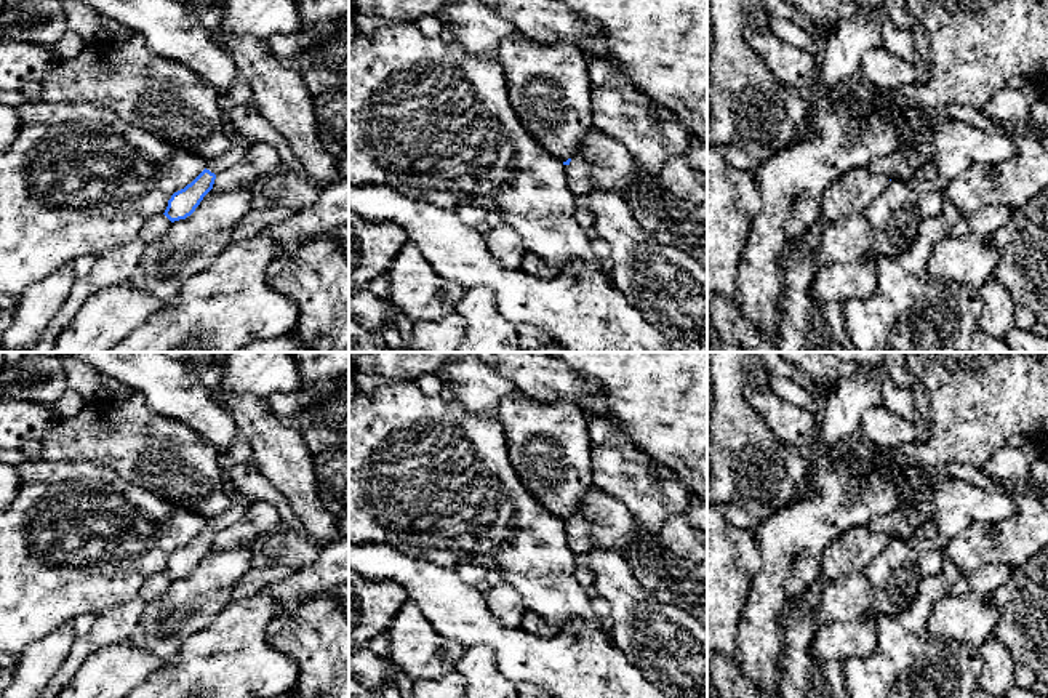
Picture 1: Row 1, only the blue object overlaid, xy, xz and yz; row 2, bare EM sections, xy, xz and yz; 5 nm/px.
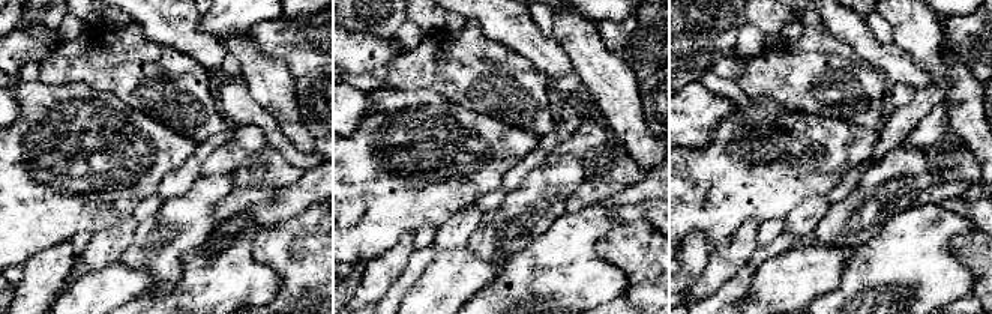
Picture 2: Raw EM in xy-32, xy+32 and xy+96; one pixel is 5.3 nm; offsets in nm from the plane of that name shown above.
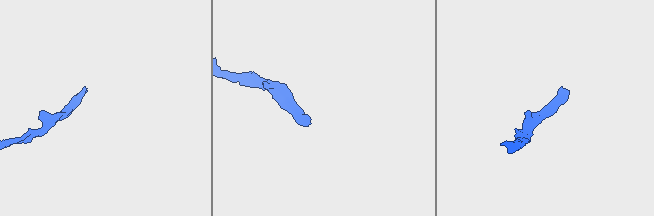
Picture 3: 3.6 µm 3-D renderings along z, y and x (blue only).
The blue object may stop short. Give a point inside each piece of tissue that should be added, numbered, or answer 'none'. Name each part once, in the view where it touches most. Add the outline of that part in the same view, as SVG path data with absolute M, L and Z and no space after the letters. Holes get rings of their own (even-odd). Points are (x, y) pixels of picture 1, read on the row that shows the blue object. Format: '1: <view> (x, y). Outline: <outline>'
1: xy (240, 144). Outline: M230 133L230 136L232 136L232 147L222 155L206 162L206 170L214 173L216 176L224 170L227 170L229 166L235 165L251 147L250 139L235 133Z

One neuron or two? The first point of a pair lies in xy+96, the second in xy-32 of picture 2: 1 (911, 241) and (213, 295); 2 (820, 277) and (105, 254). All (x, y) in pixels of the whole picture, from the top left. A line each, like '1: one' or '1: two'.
1: one
2: two

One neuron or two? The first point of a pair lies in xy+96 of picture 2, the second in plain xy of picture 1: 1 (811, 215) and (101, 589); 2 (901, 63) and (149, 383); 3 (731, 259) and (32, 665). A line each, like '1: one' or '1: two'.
1: two
2: one
3: one

